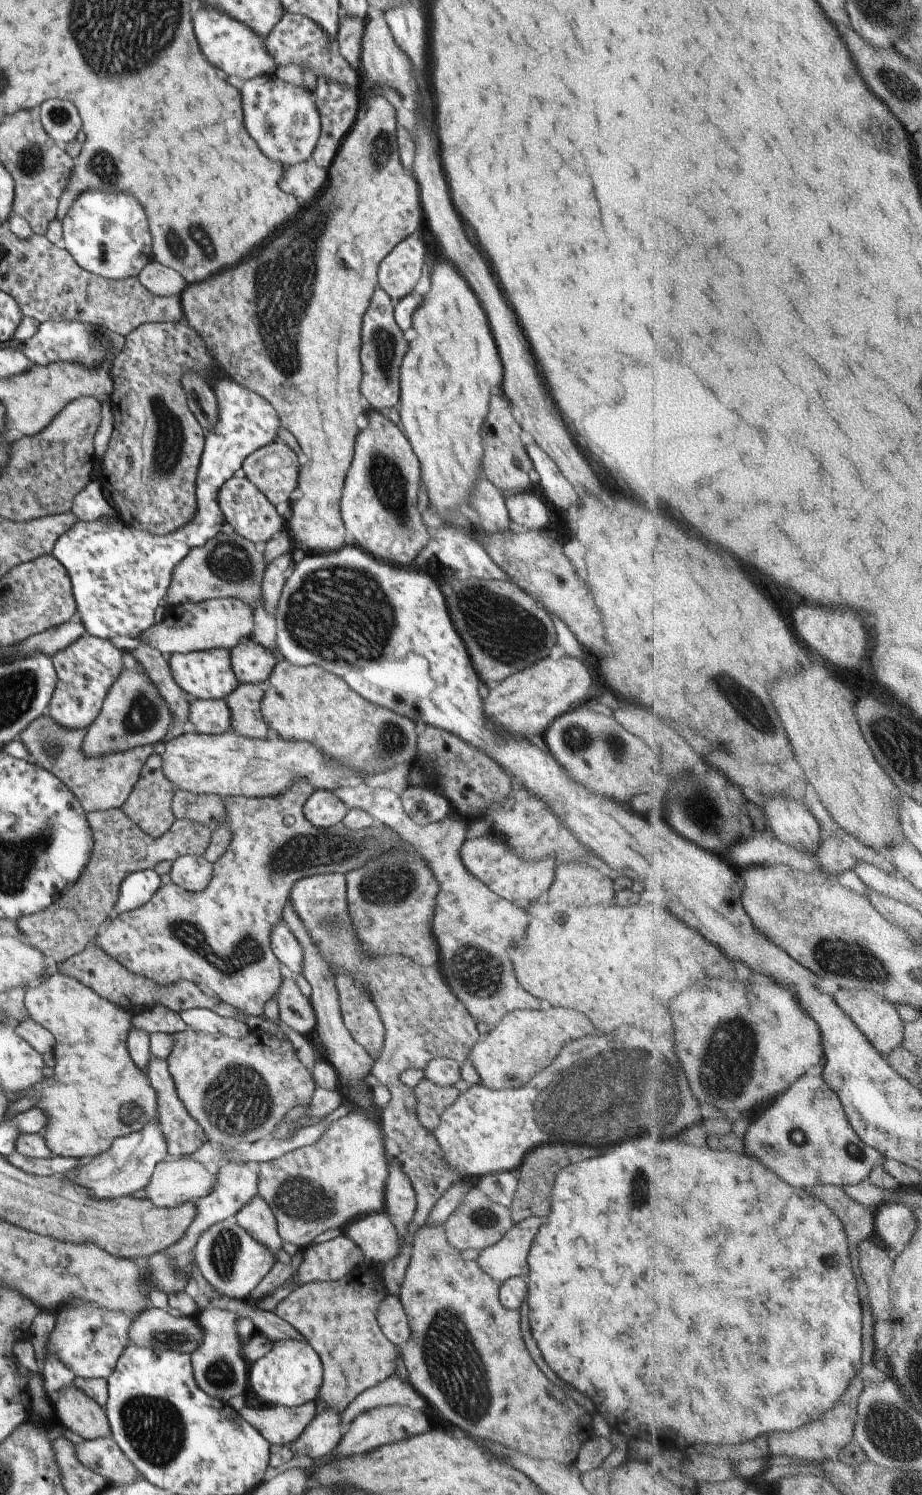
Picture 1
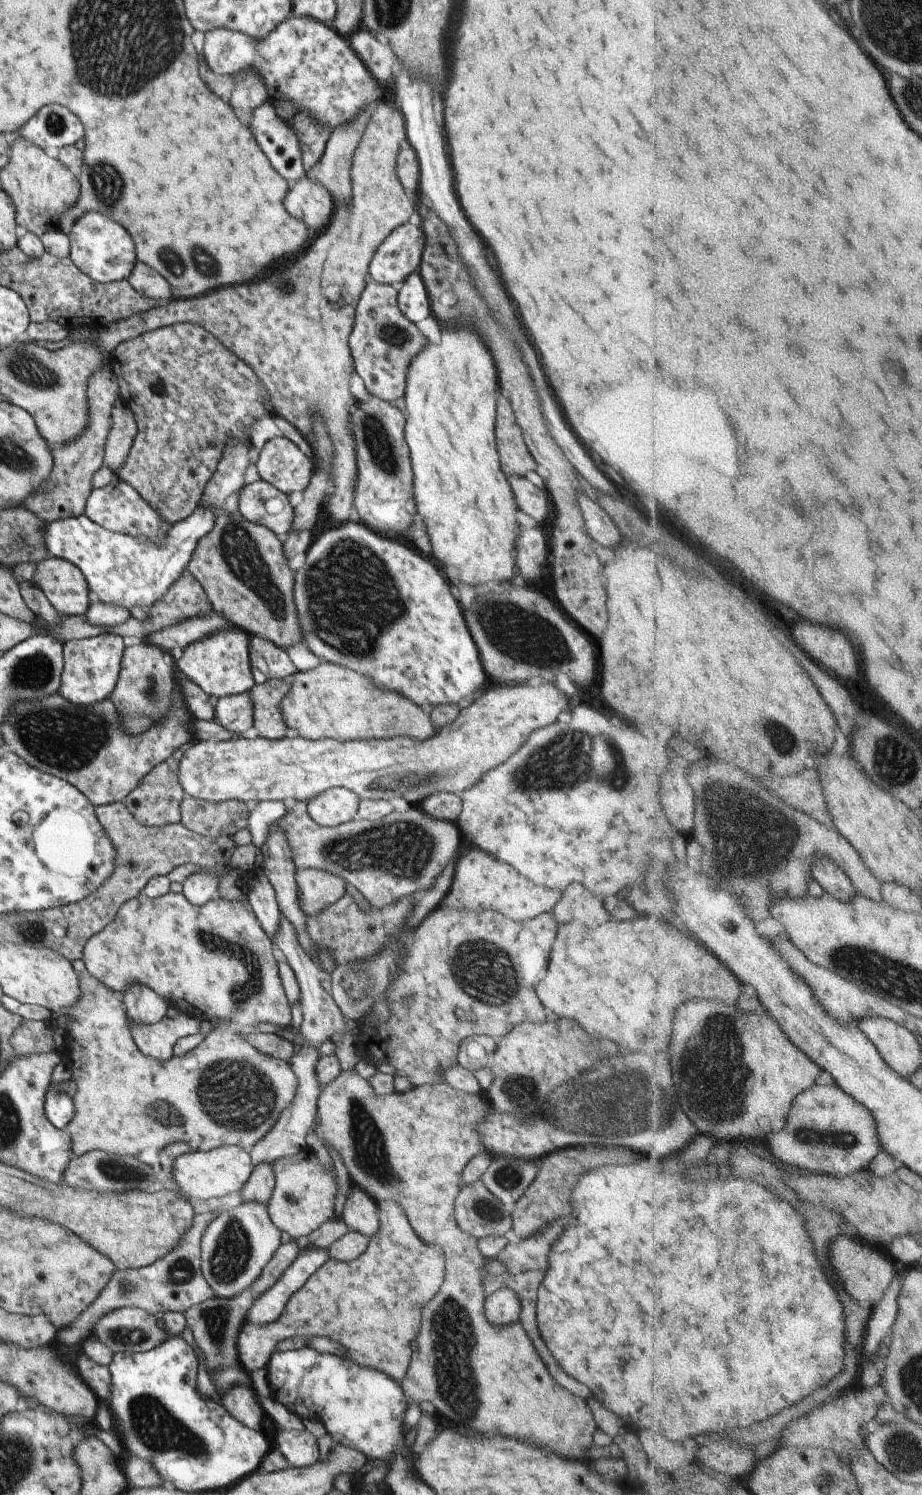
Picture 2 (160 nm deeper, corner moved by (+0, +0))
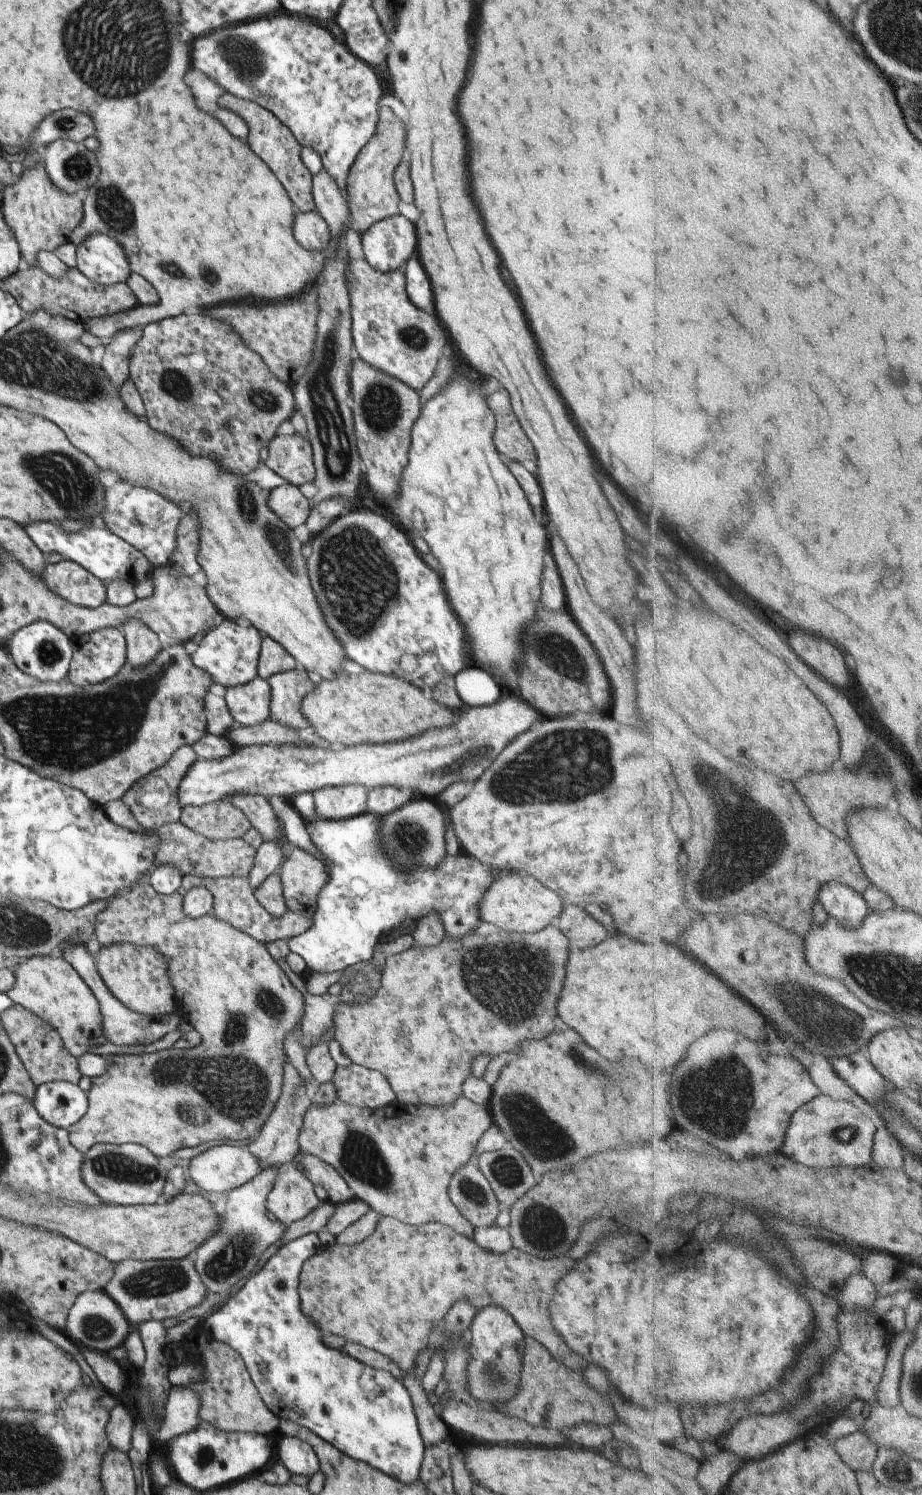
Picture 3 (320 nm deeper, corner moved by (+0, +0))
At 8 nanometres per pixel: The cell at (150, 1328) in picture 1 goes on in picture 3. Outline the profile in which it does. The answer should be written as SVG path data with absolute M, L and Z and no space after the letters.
M83 1290L74 1298L71 1308L65 1317L63 1333L73 1343L83 1344L91 1351L109 1352L125 1344L125 1337L131 1328L125 1317L125 1311L116 1305L116 1302L102 1290Z

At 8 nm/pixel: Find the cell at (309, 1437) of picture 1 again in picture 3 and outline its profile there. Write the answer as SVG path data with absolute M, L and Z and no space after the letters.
M282 1436L277 1446L280 1463L290 1475L310 1476L319 1470L318 1458L308 1444L295 1437Z

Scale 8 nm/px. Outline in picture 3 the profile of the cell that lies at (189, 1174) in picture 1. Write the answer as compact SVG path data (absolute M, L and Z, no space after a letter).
M233 1143L221 1144L206 1149L193 1157L185 1168L187 1179L192 1180L199 1189L207 1192L229 1192L251 1180L260 1171L260 1162L247 1148L238 1148Z

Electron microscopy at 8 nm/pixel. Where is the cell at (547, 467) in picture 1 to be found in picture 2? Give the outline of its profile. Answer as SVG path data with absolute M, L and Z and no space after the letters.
M580 493L577 500L583 520L585 520L585 532L607 550L615 550L617 546L621 546L623 538L619 536L617 528L613 526L607 513L603 512L601 508L597 508L597 504L593 504L589 498L585 498L584 494L581 499Z

